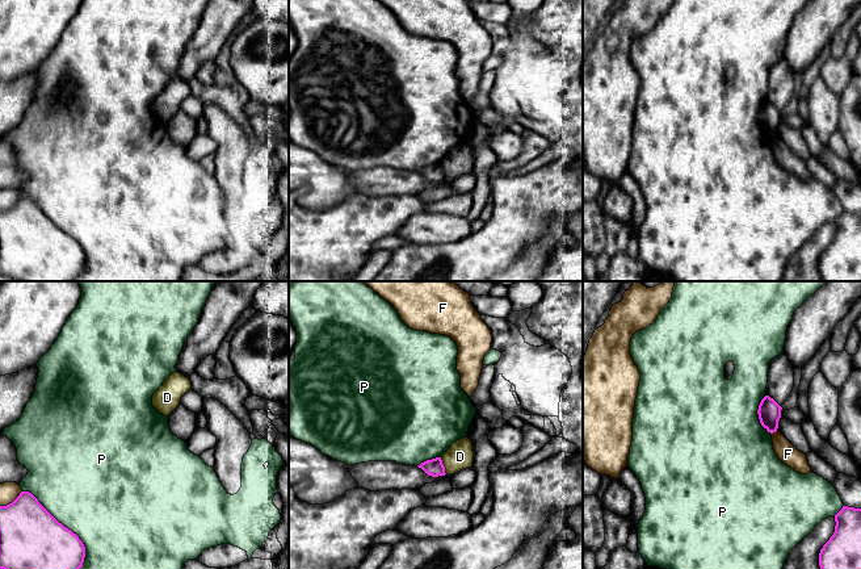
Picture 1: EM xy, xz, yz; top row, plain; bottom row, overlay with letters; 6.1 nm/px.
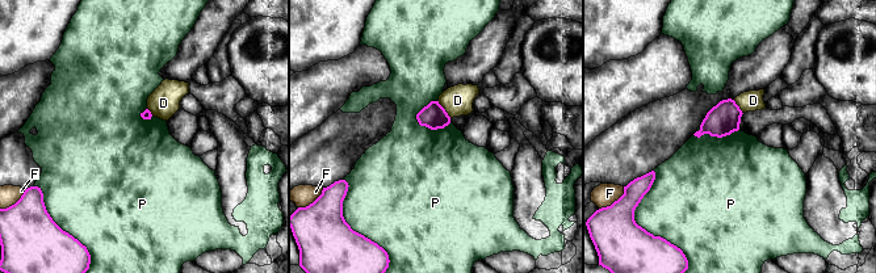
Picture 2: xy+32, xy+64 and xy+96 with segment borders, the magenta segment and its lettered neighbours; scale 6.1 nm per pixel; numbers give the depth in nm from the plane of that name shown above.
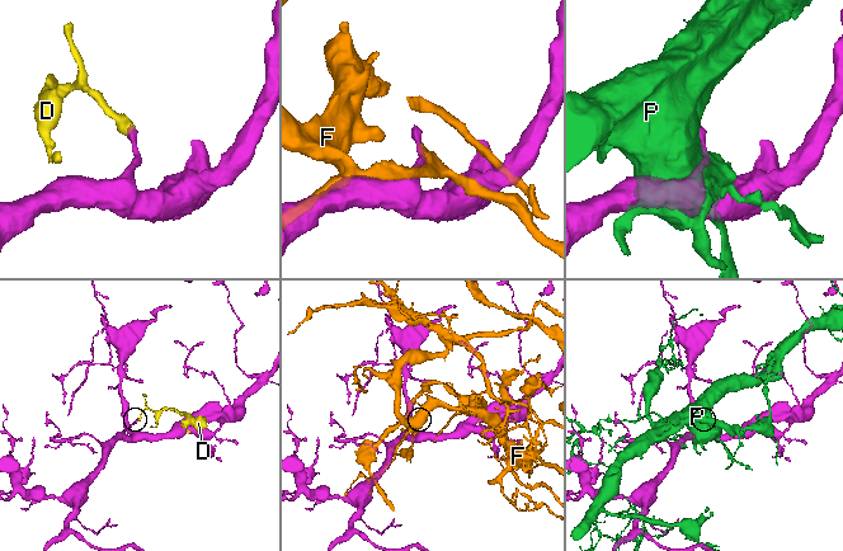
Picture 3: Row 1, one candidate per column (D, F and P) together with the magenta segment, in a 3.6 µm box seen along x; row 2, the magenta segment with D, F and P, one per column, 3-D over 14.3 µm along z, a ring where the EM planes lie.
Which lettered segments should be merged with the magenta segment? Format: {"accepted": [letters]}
{"accepted": []}

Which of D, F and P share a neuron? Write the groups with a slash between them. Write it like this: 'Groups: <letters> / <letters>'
Groups: D / F / P

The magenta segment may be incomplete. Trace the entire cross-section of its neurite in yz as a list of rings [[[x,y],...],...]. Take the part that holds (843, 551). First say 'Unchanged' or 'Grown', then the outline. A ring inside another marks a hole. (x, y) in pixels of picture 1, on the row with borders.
Unchanged. [[[843,506],[835,532],[819,553],[820,569],[861,569],[861,509]]]

